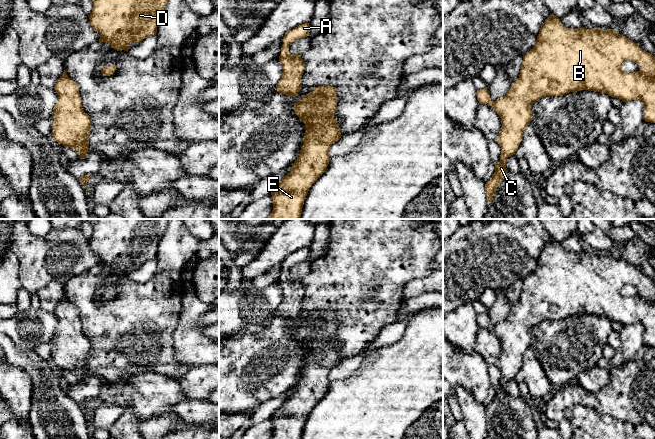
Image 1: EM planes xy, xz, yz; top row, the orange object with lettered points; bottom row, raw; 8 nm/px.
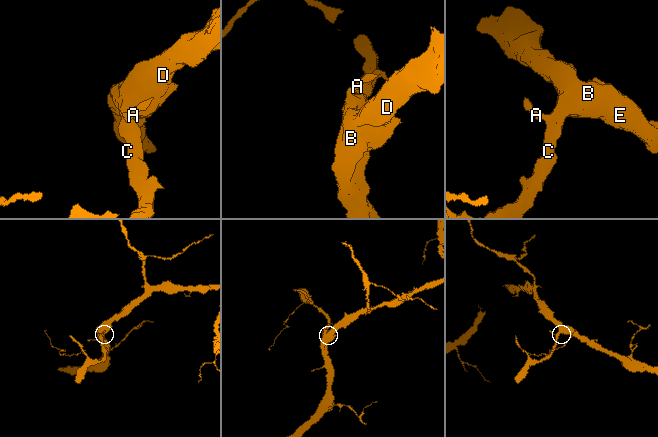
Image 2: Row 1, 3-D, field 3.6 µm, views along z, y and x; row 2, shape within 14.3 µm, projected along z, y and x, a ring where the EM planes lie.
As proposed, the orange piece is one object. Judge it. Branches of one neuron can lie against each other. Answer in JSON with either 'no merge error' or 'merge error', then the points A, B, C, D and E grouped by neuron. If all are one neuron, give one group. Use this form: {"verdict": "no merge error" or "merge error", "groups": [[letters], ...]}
{"verdict": "no merge error", "groups": [["A", "B", "C", "D", "E"]]}

